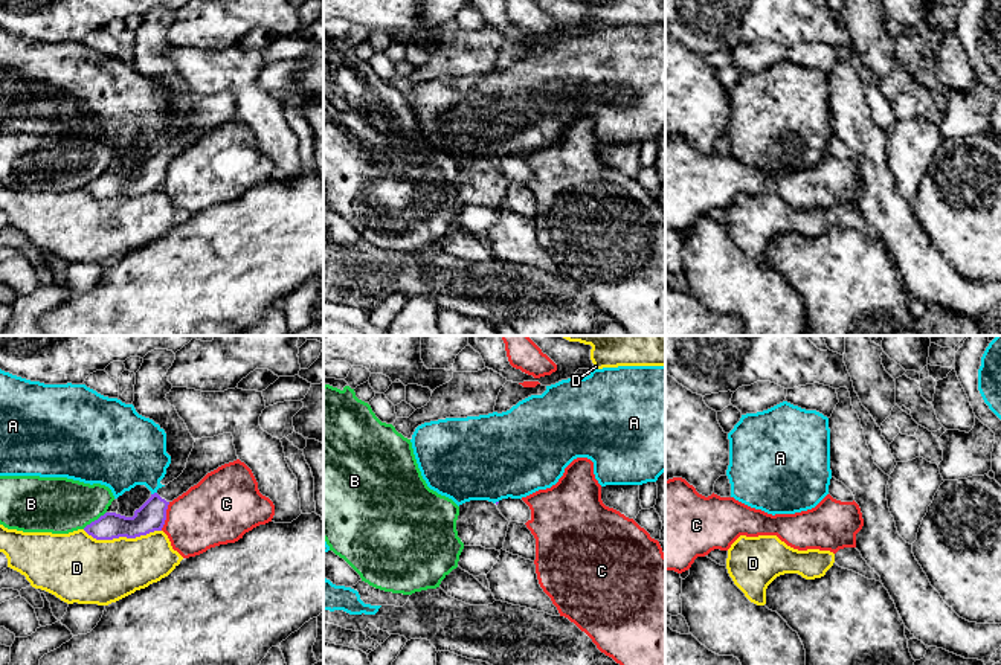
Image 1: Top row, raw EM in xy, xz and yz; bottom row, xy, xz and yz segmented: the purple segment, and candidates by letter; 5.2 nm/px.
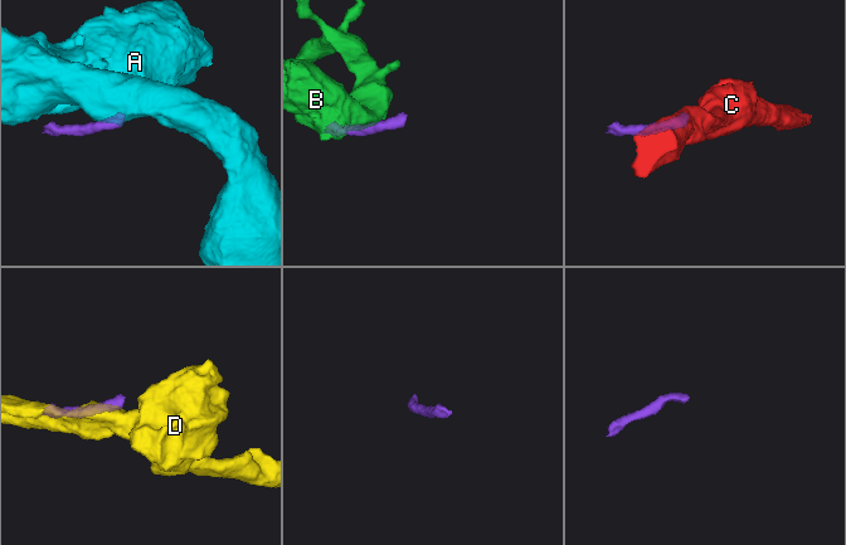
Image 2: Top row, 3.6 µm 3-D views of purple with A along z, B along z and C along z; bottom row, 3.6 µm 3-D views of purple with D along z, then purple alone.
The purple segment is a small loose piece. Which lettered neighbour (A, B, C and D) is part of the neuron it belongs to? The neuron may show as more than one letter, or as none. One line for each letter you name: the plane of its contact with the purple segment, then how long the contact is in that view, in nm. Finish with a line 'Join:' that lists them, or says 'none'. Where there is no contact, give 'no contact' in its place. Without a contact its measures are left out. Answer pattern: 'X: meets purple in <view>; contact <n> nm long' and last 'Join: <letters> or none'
Join: none

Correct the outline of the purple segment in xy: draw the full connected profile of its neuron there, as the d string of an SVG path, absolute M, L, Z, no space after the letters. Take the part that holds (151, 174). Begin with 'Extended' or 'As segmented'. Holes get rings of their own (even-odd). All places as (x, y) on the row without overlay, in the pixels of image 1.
Extended. M232 92L195 98L183 131L151 153L151 156L134 169L133 175L105 171L87 183L84 189L96 198L113 198L119 195L136 197L154 189L162 189L168 163L174 157L197 143L208 131L237 117Z

